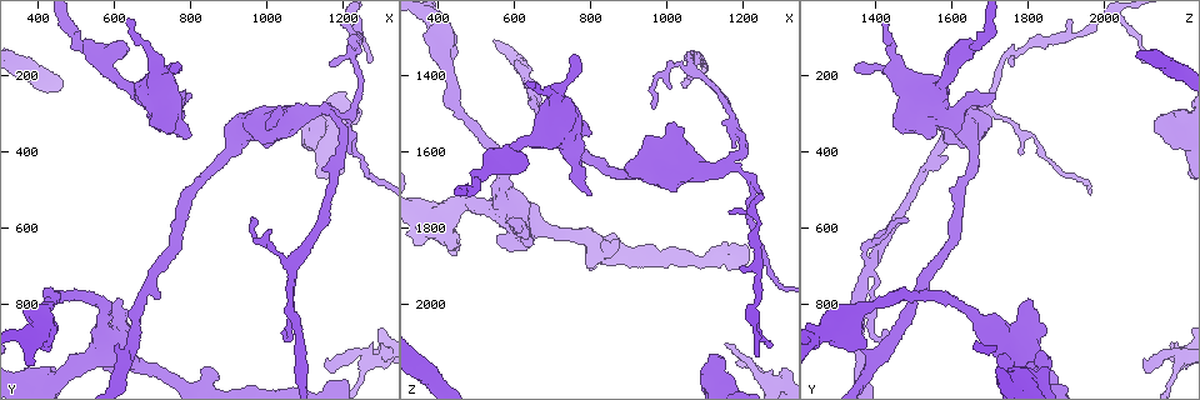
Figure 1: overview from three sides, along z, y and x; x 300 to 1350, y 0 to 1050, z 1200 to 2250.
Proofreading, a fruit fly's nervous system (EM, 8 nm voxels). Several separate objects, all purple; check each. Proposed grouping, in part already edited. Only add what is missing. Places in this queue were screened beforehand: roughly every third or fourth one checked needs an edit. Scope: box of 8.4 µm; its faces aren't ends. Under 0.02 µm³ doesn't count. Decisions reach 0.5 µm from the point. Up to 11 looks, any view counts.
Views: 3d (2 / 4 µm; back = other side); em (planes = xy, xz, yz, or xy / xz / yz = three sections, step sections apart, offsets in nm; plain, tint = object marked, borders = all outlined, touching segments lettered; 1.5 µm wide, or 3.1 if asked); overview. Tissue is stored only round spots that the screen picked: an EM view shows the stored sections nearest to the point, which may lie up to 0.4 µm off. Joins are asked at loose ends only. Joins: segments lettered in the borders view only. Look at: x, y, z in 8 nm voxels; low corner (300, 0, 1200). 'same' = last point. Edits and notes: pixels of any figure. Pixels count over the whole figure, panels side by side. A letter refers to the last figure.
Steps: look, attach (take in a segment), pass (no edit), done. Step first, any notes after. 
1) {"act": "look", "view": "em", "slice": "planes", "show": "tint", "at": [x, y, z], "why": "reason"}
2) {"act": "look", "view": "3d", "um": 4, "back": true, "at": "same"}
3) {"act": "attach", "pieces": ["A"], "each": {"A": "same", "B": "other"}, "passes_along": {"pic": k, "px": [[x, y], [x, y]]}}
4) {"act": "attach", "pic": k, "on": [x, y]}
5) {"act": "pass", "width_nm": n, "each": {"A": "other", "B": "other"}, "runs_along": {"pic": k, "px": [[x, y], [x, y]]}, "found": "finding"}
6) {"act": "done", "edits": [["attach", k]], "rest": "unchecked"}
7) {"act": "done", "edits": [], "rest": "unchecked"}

{"act": "look", "view": "em", "slice": "planes", "show": "borders", "at": [1050, 875, 1430], "why": "an open end"}

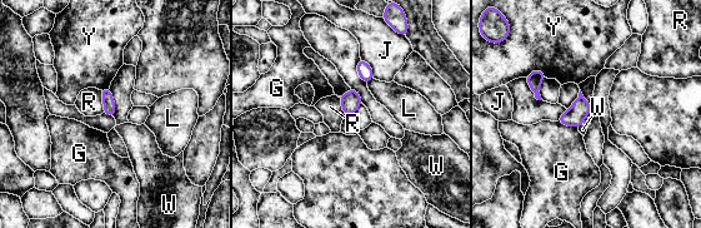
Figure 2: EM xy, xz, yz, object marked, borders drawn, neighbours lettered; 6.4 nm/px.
{"act": "pass", "width_nm": 80, "each": {"G": "other", "J": "other", "L": "other", "R": "other", "W": "other", "Y": "other"}, "border": {"pic": 2, "px": [[100, 90], [104, 112]]}, "found": "no lettered segment goes on from it"}

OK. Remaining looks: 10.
{"act": "look", "view": "3d", "um": 2, "back": true, "at": [970, 575, 1485], "why": "thin end"}

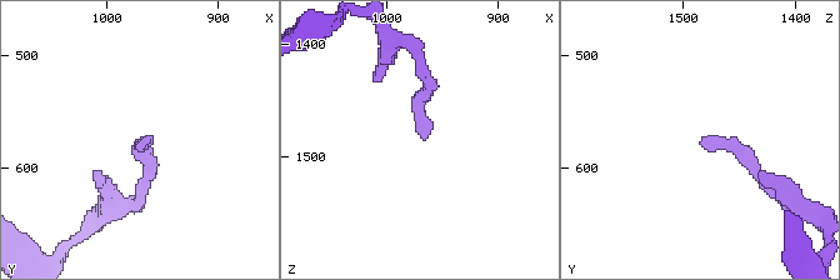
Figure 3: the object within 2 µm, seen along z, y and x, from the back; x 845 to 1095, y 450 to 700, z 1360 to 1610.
{"act": "look", "view": "em", "slice": "yz", "step": 8, "show": "tint", "at": [968, 578, 1484], "why": "need the tissue"}

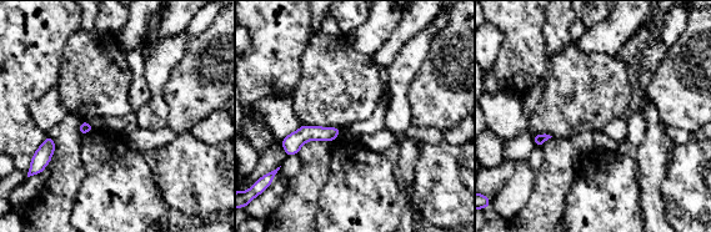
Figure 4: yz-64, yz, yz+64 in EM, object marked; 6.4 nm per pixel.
{"act": "look", "view": "em", "slice": "planes", "show": "borders", "at": "same"}

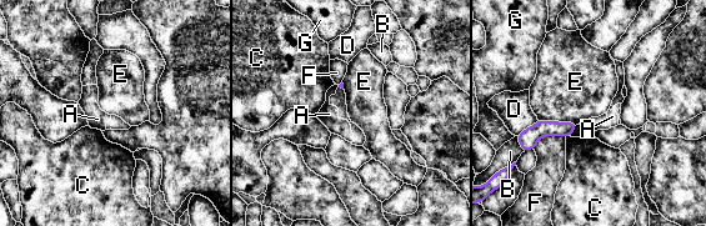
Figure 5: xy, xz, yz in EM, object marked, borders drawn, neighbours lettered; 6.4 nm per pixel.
{"act": "pass", "each": {"A": "other", "B": "other", "C": "other", "D": "other", "E": "other", "F": "other", "G": "other"}, "runs_along": {"pic": 5, "px": [[572, 126], [540, 129], [521, 139]]}, "found": "no lettered segment goes on from it"}

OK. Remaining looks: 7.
{"act": "look", "view": "3d", "um": 4, "at": [765, 190, 1355], "why": "an open end"}

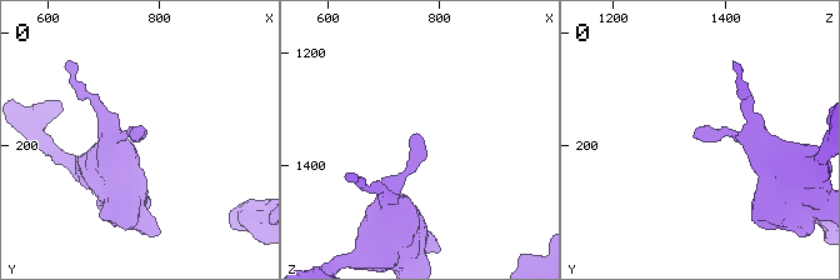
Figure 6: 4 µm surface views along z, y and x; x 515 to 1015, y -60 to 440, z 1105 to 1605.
{"act": "look", "view": "em", "slice": "yz", "step": 8, "show": "borders", "at": [770, 185, 1355], "why": "shape alone is not enough"}

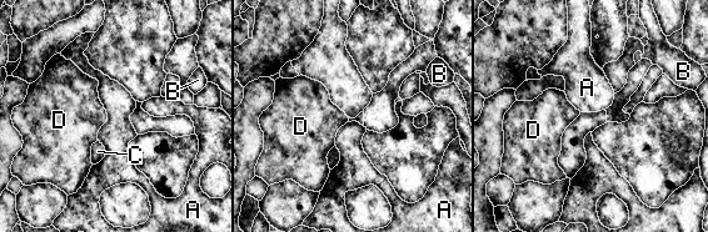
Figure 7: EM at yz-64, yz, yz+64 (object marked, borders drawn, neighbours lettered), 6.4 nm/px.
{"act": "look", "view": "em", "slice": "planes", "show": "borders", "at": "same", "why": "another direction"}

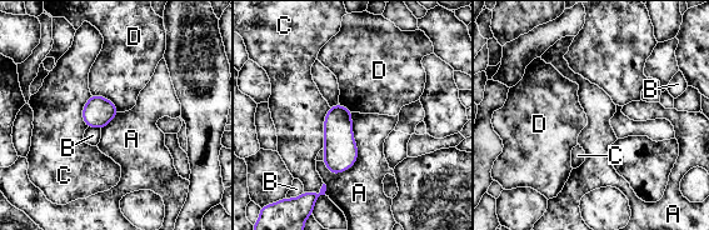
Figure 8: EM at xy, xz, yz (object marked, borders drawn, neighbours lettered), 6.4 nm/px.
{"act": "pass", "each": {"A": "other", "B": "other", "C": "other", "D": "other"}, "border": {"pic": 8, "px": [[351, 113], [357, 160], [331, 174]]}, "found": "none of them fits"}

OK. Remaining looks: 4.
{"act": "look", "view": "3d", "um": 4, "at": [1165, 175, 1760], "why": "thin end"}

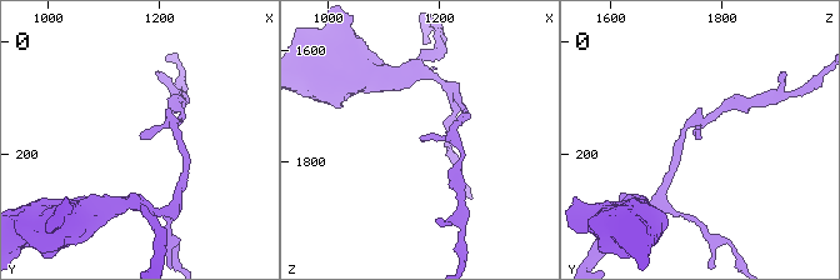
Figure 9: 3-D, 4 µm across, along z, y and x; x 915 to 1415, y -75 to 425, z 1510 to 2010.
{"act": "look", "view": "em", "slice": "yz", "step": 4, "show": "borders", "at": [1170, 175, 1765], "why": "shape alone is not enough"}

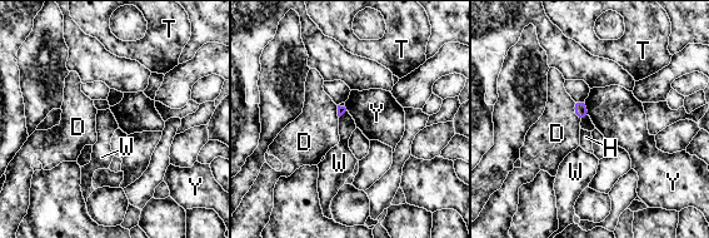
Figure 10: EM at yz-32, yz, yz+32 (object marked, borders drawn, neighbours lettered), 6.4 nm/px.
{"act": "look", "view": "em", "slice": "planes", "show": "borders", "at": "same"}

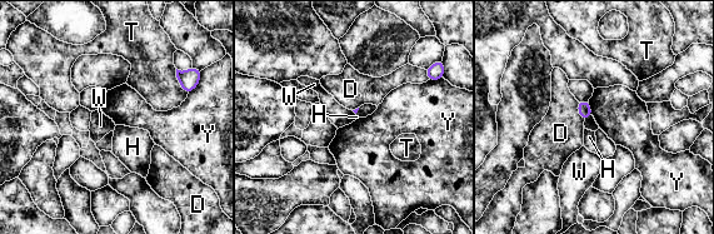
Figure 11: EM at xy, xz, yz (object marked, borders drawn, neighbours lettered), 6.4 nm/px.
{"act": "pass", "each": {"D": "other", "H": "other", "T": "other", "W": "other", "Y": "other"}, "border": {"pic": 11, "px": [[592, 115], [584, 122]]}, "found": "no lettered segment goes on from it"}

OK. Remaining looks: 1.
{"act": "done", "edits": [], "rest": "unchecked"}

